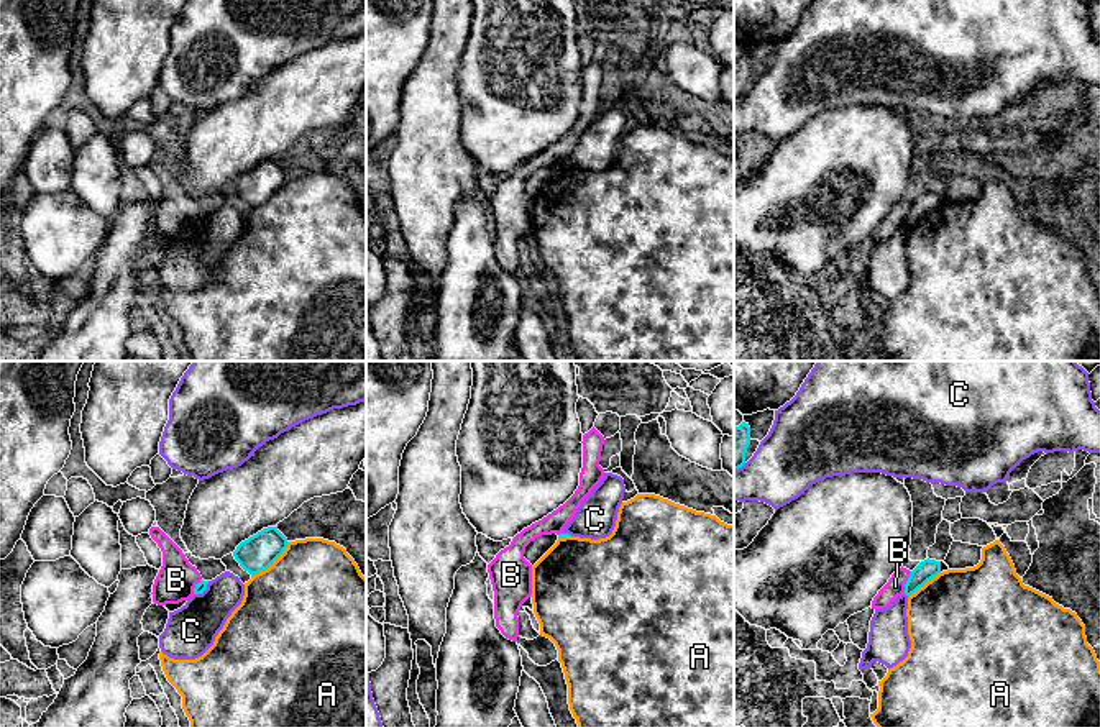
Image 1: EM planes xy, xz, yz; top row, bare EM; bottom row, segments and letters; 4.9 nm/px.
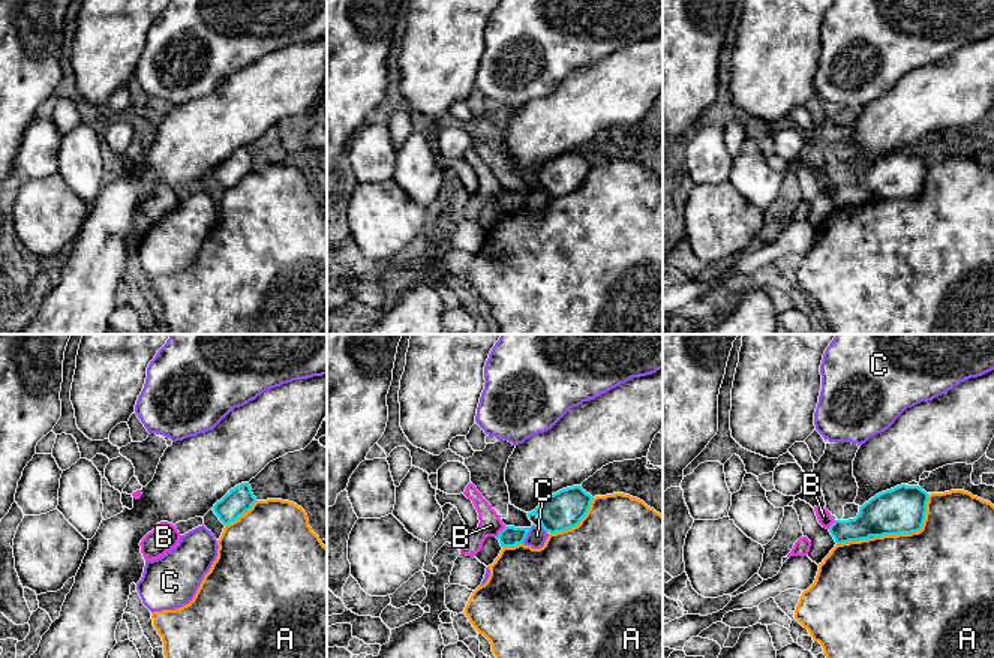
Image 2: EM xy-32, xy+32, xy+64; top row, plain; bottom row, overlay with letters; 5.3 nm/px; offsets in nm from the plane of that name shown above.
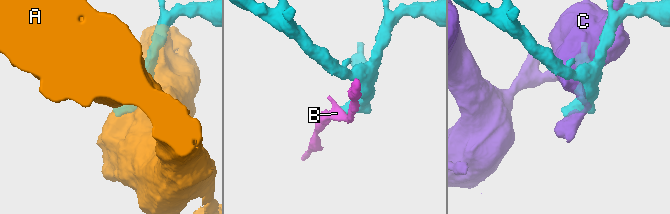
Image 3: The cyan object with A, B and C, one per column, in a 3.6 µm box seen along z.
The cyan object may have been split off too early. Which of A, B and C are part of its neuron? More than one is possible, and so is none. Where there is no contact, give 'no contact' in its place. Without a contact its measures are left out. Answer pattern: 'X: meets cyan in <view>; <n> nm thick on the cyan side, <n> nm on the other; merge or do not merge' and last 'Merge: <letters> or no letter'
A: meets cyan in xy; 170 nm thick on the cyan side, 500 nm on the other; do not merge
B: meets cyan in yz; 100 nm thick on the cyan side, 90 nm on the other; do not merge
C: meets cyan in xy; 50 nm thick on the cyan side, 240 nm on the other; do not merge
Merge: no letter

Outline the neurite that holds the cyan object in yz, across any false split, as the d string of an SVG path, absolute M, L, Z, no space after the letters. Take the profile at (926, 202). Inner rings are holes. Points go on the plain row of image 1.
M924 192L921 194L910 207L905 217L905 226L911 228L919 220L923 220L928 213L936 210L941 205L941 194L936 192Z

